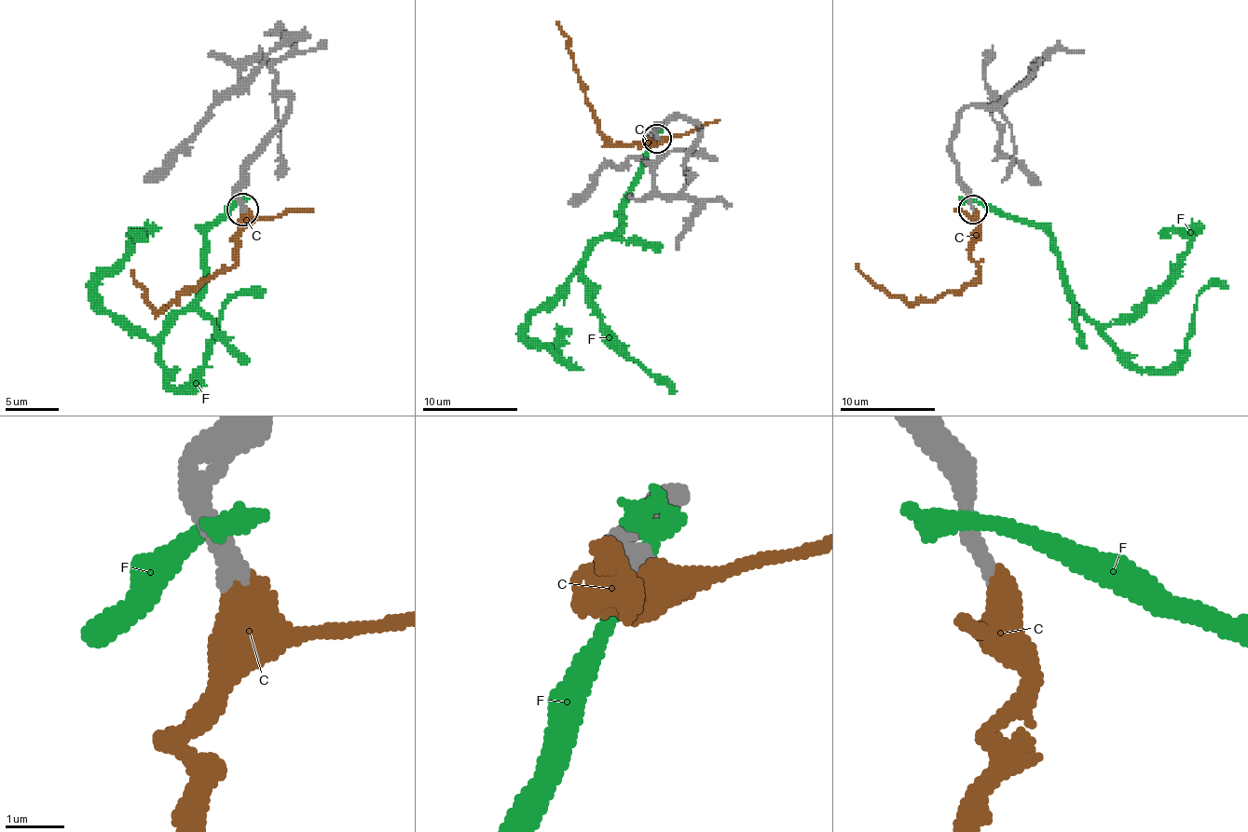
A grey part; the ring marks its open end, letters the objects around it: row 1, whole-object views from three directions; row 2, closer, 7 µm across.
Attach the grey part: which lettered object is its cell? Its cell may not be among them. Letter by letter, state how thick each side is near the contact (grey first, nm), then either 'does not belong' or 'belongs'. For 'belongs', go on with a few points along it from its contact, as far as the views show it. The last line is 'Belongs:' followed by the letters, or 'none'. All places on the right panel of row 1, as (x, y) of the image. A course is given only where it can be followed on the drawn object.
C: calibres 360 and 550 nm; belongs; course (973, 209), (978, 230), (971, 256), (978, 278), (964, 288), (904, 302), (880, 290), (856, 264)
F: calibres 460 and 480 nm; does not belong
Belongs: C

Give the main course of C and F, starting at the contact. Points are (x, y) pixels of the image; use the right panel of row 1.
C: (973, 209), (978, 230), (971, 256), (978, 278), (964, 288), (904, 302), (880, 290), (856, 264)
F: (968, 201), (1043, 230), (1067, 294), (1144, 369), (1170, 367), (1185, 347), (1196, 297), (1225, 280)

